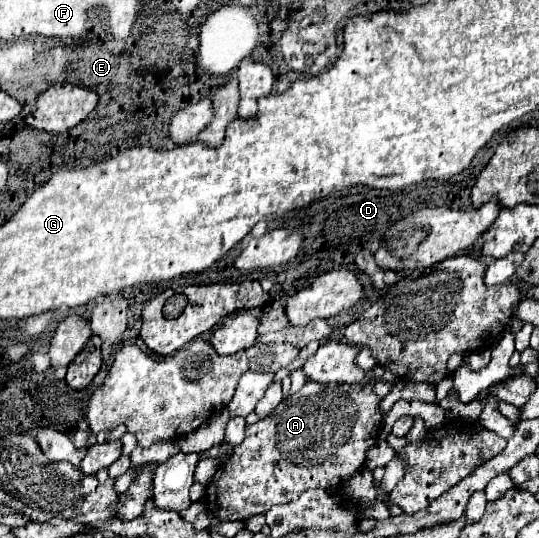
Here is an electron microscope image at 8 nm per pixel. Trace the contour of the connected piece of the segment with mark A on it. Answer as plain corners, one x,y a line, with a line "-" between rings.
306,383
298,393
282,399
268,417
246,427
244,441
234,447
234,453
218,467
212,483
206,487
206,507
210,515
220,521
246,521
258,513
266,513
274,505
296,501
306,489
330,489
344,485
354,471
362,467
366,451
376,443
380,423
380,397
376,397
368,385
354,383
340,387
338,383

